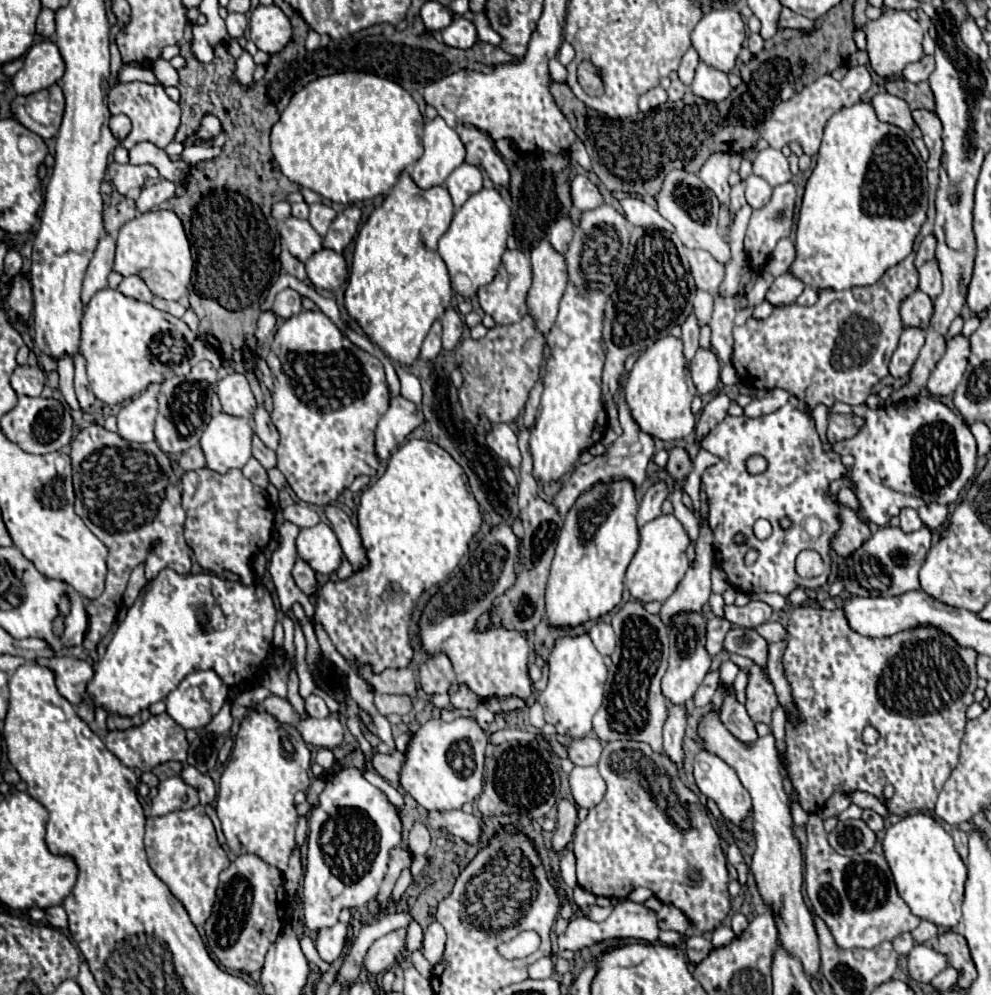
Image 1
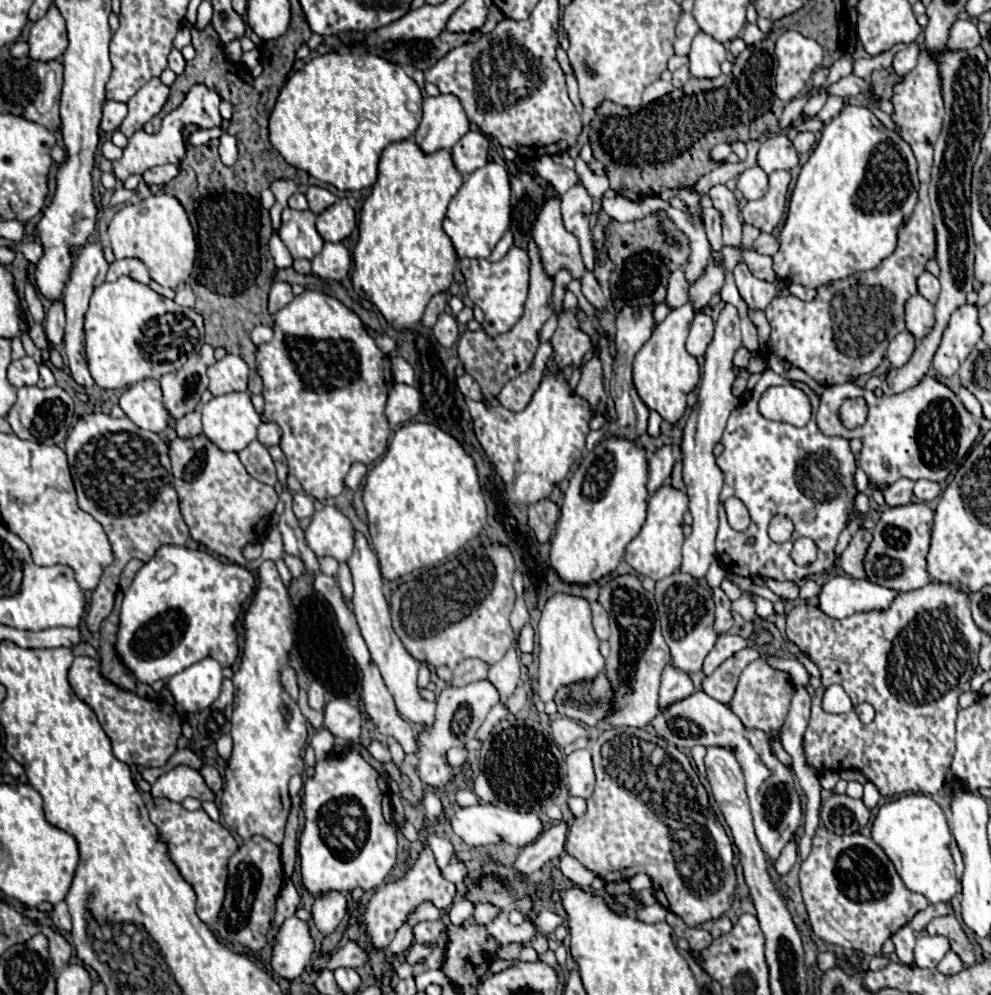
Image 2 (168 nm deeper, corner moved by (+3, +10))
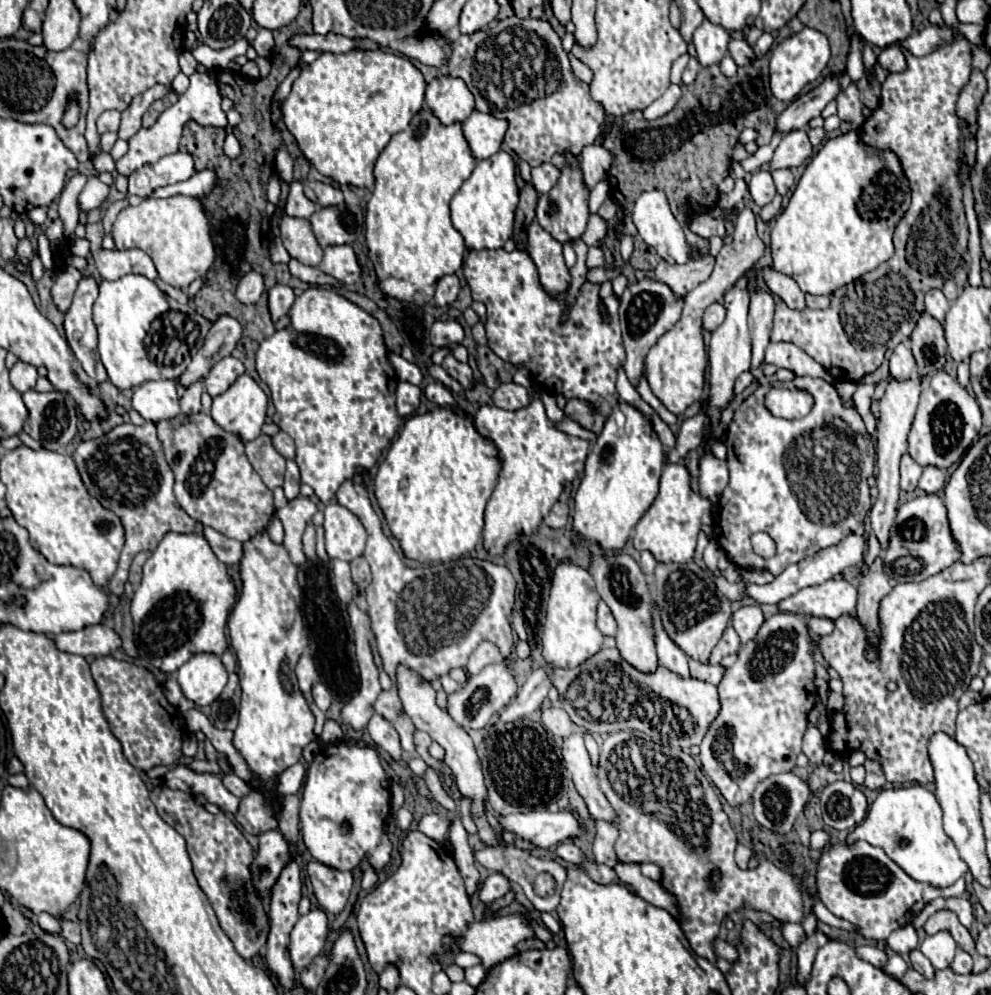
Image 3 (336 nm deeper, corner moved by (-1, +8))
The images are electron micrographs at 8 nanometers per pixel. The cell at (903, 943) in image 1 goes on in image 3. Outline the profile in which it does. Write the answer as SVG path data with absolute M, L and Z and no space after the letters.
M912 950L910 952L910 962L912 962L912 968L918 970L922 976L926 976L926 978L934 976L934 968L932 968L930 960L920 950Z

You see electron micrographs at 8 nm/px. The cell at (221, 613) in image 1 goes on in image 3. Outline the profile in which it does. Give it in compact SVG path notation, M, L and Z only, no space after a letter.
M168 532L146 560L142 582L130 604L138 656L166 674L174 674L200 652L222 656L228 650L226 624L236 594L238 588L226 564L214 556L204 536Z

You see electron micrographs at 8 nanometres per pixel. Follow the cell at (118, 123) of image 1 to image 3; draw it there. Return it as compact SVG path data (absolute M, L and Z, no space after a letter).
M106 110L98 118L98 134L104 132L116 132L120 126L120 112L118 110Z

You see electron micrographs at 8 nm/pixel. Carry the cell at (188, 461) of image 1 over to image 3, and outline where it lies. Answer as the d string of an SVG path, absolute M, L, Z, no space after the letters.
M196 382L192 384L190 388L186 388L182 392L182 398L180 398L180 416L188 416L188 414L198 414L202 410L202 404L200 404L200 394L202 394L202 382Z

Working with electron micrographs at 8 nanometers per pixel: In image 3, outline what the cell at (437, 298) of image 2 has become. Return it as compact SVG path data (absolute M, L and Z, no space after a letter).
M456 274L440 278L440 282L438 282L438 286L436 286L434 306L438 306L438 308L450 306L450 304L456 300L458 290L460 290L460 282L458 282L458 276L456 276Z

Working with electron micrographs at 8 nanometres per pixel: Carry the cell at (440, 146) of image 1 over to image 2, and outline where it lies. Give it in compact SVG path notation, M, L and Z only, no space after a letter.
M454 94L424 96L422 110L422 120L414 138L426 154L432 154L442 148L450 150L456 140L460 140L460 136L470 130L466 112L458 96Z

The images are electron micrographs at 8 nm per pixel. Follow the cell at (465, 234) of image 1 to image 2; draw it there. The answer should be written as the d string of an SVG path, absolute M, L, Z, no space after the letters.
M488 162L464 178L464 184L448 204L444 232L450 236L458 258L488 258L498 240L510 228L510 180L504 166Z

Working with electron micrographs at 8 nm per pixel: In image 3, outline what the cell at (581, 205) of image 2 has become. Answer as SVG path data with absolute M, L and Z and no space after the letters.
M592 144L582 150L580 170L582 170L584 186L588 186L588 190L592 190L602 178L606 178L610 162L612 162L610 152L606 148L602 148L600 144Z

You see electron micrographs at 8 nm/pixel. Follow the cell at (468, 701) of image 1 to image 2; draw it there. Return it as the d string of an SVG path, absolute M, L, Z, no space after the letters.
M466 658L464 662L460 662L454 668L454 678L452 678L452 686L464 686L470 684L472 680L482 680L486 678L490 666L480 660L480 658Z

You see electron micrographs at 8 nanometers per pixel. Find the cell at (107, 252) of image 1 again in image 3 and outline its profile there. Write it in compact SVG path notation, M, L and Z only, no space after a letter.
M82 276L72 306L64 318L66 340L86 374L92 378L96 378L96 326L92 322L92 304L96 296L98 282L94 276Z

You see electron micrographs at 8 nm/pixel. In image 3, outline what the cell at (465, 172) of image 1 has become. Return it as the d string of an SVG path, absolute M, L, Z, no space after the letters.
M472 112L472 116L462 124L464 138L470 146L470 152L476 160L486 160L500 150L508 124L490 114Z

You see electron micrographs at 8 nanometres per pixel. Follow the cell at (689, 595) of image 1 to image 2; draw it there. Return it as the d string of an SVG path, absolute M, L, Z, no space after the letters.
M724 304L720 310L720 316L716 320L714 338L706 348L706 362L702 372L702 382L698 390L698 404L690 412L690 420L684 426L684 440L682 440L682 454L684 454L684 482L686 492L690 498L690 514L694 518L692 534L684 540L682 546L682 572L690 572L696 580L706 576L708 566L716 560L714 550L714 538L718 530L718 496L724 484L724 474L716 464L716 458L712 454L714 446L720 442L720 436L724 432L726 420L730 412L740 404L740 400L732 394L732 382L736 378L732 358L736 350L742 348L742 332L740 332L740 316L738 310L732 304Z

